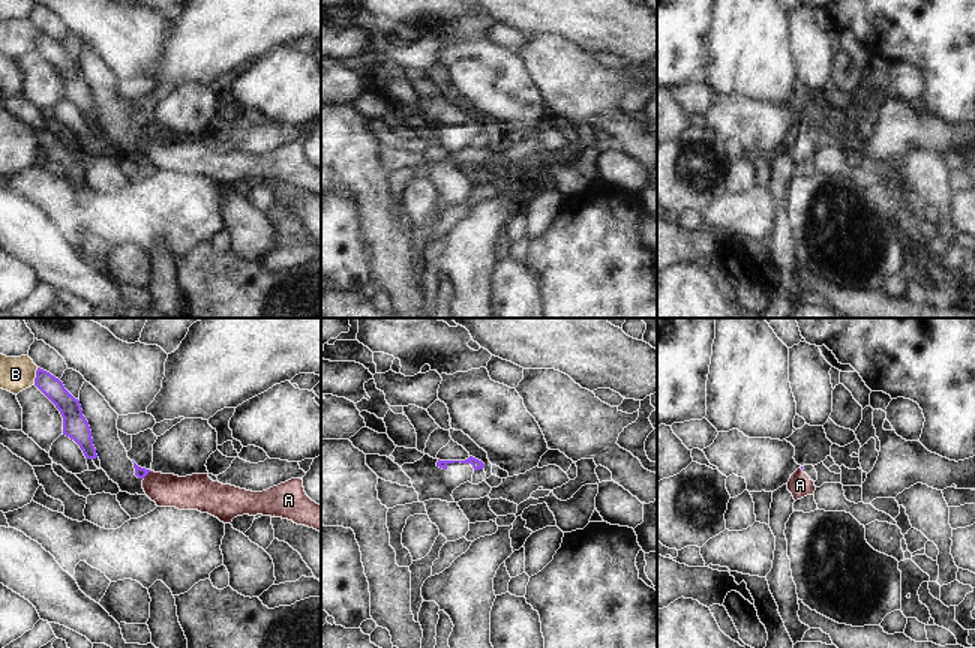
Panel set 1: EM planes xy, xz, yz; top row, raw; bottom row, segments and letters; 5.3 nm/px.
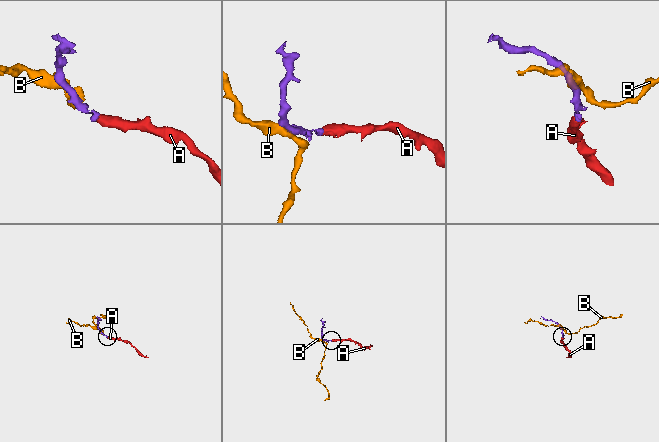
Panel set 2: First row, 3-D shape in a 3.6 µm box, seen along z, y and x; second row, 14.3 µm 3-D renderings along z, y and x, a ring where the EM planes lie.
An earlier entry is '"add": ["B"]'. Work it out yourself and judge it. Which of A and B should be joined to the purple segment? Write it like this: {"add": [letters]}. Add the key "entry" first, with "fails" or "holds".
{"entry": "fails", "add": ["A"]}

